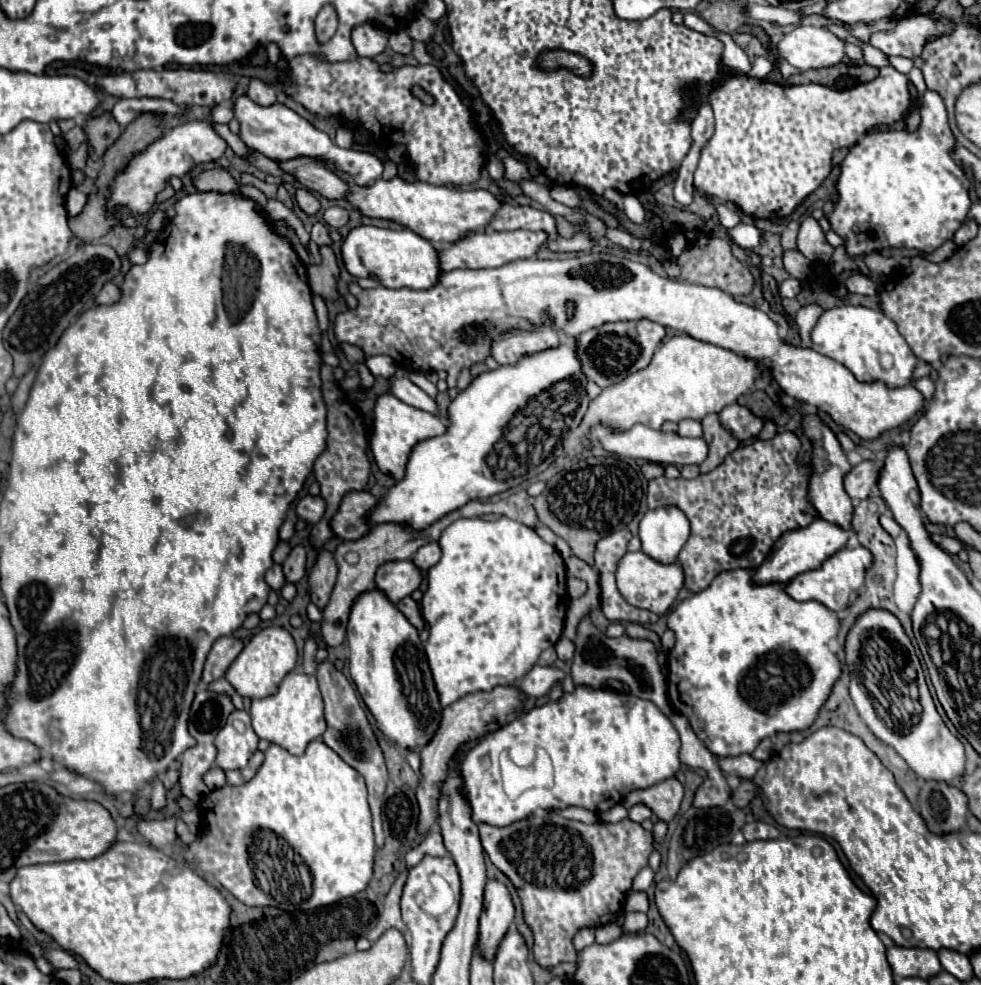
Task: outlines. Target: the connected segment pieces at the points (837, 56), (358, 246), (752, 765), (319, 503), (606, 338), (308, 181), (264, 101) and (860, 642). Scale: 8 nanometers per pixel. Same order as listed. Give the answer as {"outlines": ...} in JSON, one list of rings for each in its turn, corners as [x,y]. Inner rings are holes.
{"outlines":[[[[799,26],[783,36],[779,54],[799,70],[827,68],[845,58],[845,42],[827,28]]],[[[375,226],[353,228],[343,240],[341,256],[343,256],[345,268],[355,278],[373,278],[387,288],[429,290],[441,278],[439,252],[435,250],[435,246],[407,228],[401,228],[401,230],[375,228]]],[[[741,754],[739,758],[721,758],[719,766],[721,766],[721,770],[725,774],[737,776],[741,780],[751,780],[759,772],[759,768],[763,766],[763,762],[755,760],[749,754]]],[[[305,496],[305,498],[301,498],[297,502],[295,512],[297,512],[299,520],[307,522],[309,526],[313,526],[323,516],[323,500],[319,496]]],[[[635,320],[635,322],[607,322],[599,328],[591,328],[577,338],[577,358],[581,362],[581,370],[587,380],[595,382],[599,388],[609,388],[619,384],[629,374],[643,370],[651,358],[655,348],[665,336],[665,328],[651,320]]],[[[295,158],[295,162],[279,162],[279,166],[299,180],[311,192],[327,200],[343,200],[347,196],[347,184],[325,168],[323,162],[311,162],[311,158]]],[[[251,80],[251,84],[249,84],[249,92],[247,92],[247,96],[255,102],[255,104],[259,104],[259,106],[273,106],[275,102],[277,102],[277,98],[275,98],[275,88],[273,86],[269,86],[269,84],[263,84],[261,80]]],[[[867,610],[859,616],[855,626],[851,628],[845,644],[847,652],[847,666],[851,672],[851,698],[869,726],[869,730],[887,746],[891,746],[909,766],[909,770],[923,780],[937,780],[953,784],[953,778],[961,778],[965,774],[965,752],[963,744],[947,730],[941,716],[935,710],[933,698],[927,690],[923,668],[919,664],[919,658],[915,656],[913,644],[909,642],[907,634],[903,632],[899,620],[887,612],[887,610]]]]}

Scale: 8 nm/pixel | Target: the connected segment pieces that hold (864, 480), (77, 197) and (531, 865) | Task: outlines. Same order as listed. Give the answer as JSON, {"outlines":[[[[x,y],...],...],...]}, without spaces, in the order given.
{"outlines":[[[[863,460],[861,464],[853,466],[851,472],[845,476],[845,490],[851,498],[865,500],[871,494],[871,488],[879,482],[881,466],[873,460]]],[[[73,188],[73,190],[69,190],[69,194],[67,194],[67,202],[65,202],[65,206],[67,206],[67,214],[71,216],[71,218],[75,218],[75,216],[79,216],[81,212],[83,212],[83,208],[85,208],[85,204],[87,204],[87,196],[81,192],[81,190],[77,190],[77,188]]],[[[549,812],[547,816],[527,816],[525,820],[513,822],[503,828],[479,824],[479,836],[489,860],[515,886],[523,904],[525,924],[533,932],[533,956],[545,968],[553,968],[561,962],[575,962],[575,932],[587,926],[601,926],[611,922],[615,912],[625,902],[625,892],[629,890],[631,880],[643,866],[647,866],[647,858],[653,852],[653,834],[643,830],[641,824],[629,818],[615,824],[583,824],[567,820],[557,812]]]]}

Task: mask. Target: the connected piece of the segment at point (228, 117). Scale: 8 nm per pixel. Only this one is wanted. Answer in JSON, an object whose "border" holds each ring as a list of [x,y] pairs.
{"border":[[[219,104],[219,106],[215,106],[213,108],[213,122],[217,122],[217,124],[229,124],[231,120],[233,120],[233,108],[231,108],[231,104]]]}

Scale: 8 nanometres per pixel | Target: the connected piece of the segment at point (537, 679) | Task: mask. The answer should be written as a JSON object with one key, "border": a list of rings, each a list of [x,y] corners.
{"border":[[[533,666],[531,674],[523,678],[521,684],[517,684],[527,696],[549,696],[551,688],[555,684],[561,684],[565,680],[565,672],[553,666]]]}

